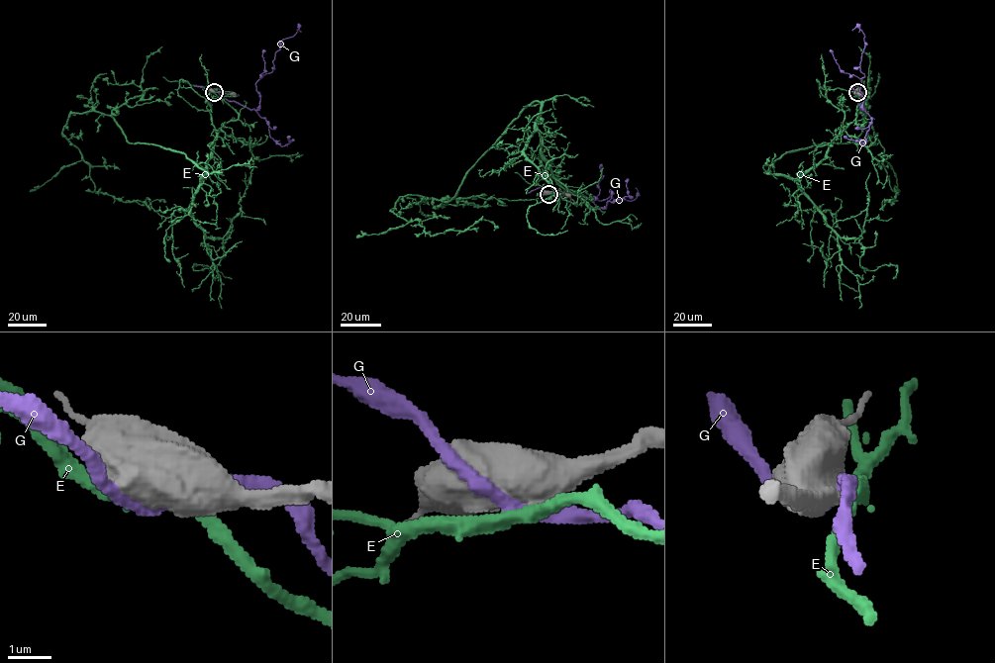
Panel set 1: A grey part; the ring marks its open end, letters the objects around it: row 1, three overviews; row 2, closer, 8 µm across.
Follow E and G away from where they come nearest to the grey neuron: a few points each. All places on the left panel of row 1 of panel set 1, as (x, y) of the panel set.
E: (214, 92), (238, 118), (203, 178), (109, 116), (63, 128), (95, 190), (161, 199)
G: (214, 91), (256, 110), (260, 102), (256, 82), (273, 70), (280, 42), (292, 37), (297, 30)

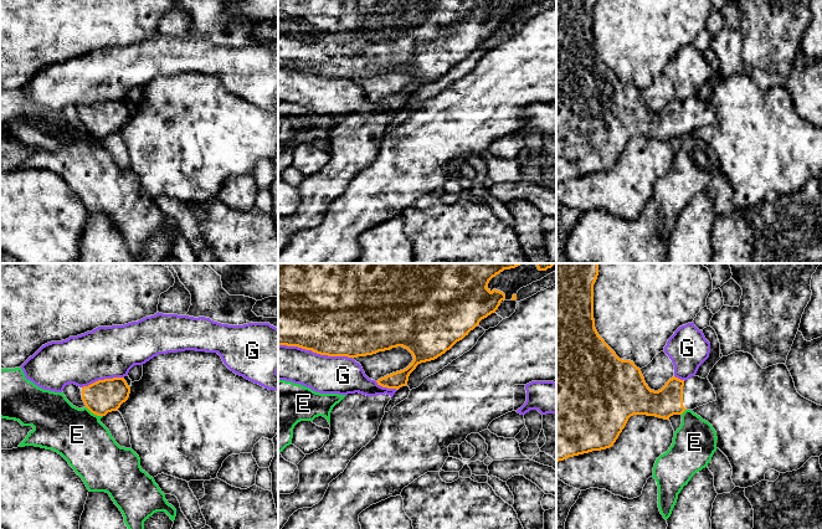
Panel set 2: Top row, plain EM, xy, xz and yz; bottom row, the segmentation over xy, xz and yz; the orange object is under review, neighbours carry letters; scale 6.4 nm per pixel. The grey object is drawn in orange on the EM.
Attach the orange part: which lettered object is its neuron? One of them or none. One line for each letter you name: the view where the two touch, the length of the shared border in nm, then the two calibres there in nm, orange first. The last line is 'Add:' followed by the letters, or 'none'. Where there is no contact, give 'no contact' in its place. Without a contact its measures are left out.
Add: none

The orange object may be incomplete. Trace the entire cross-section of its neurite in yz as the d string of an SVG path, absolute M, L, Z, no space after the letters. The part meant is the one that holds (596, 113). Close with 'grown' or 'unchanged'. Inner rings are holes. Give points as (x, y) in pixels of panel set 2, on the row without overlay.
M556 0L556 185L569 179L601 173L613 168L620 155L625 150L628 140L633 137L656 138L669 142L673 137L682 137L685 132L694 132L716 122L716 115L708 99L692 98L688 102L680 102L675 98L669 101L666 107L658 112L651 112L644 103L641 91L631 82L620 81L616 75L605 65L595 50L594 41L594 6L597 0Z; grown

